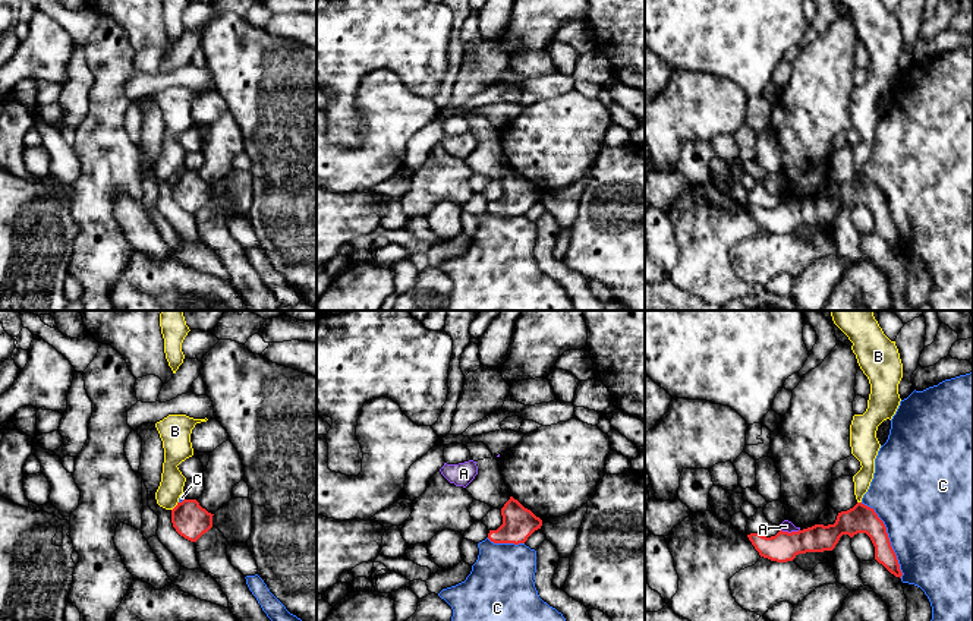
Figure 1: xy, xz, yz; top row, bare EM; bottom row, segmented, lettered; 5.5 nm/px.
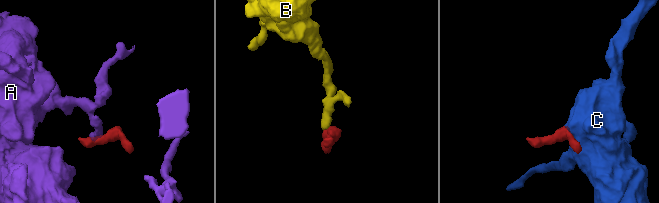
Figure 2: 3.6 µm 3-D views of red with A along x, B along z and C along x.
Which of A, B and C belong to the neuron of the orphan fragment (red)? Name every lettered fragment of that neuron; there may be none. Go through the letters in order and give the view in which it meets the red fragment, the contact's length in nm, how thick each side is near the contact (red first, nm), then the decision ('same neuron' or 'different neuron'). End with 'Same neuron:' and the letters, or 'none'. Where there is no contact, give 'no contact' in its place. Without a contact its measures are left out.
A: yz | 100 nm | 160/60 nm | different neuron
B: xy | 70 nm | 190/130 nm | same neuron
C: yz | 480 nm | 160/500 nm | different neuron
Same neuron: B

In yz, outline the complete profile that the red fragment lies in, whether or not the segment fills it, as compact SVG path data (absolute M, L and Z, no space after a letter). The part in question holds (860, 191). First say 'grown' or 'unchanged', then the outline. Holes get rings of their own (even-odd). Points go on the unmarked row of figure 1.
grown; M840 0L853 15L851 22L870 56L867 81L854 86L850 97L851 126L860 133L860 142L853 148L857 176L841 183L834 196L815 196L799 204L780 202L766 209L747 207L761 228L777 234L793 233L799 226L832 223L843 207L853 209L866 205L875 218L875 231L895 249L903 248L897 227L891 218L887 199L873 180L862 174L875 145L875 130L881 120L876 110L878 98L892 91L898 78L898 56L903 50L903 35L895 13L882 0Z

